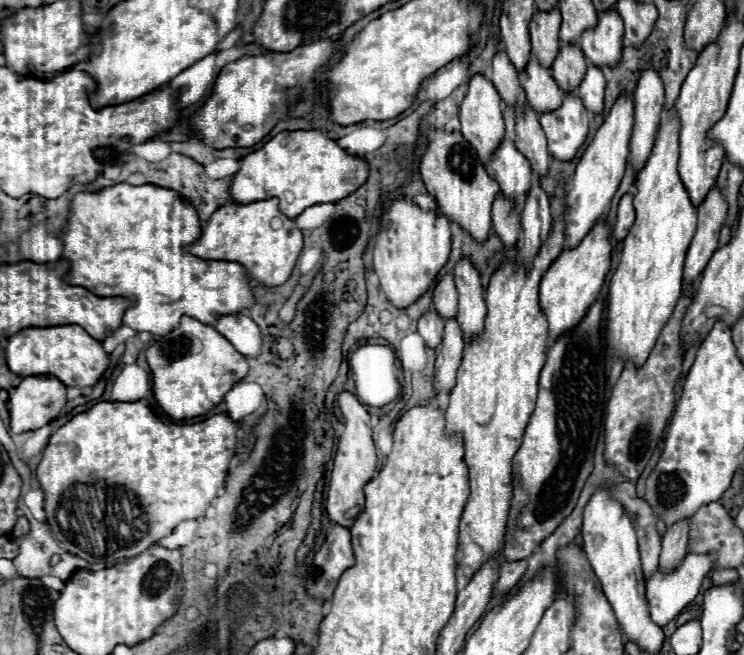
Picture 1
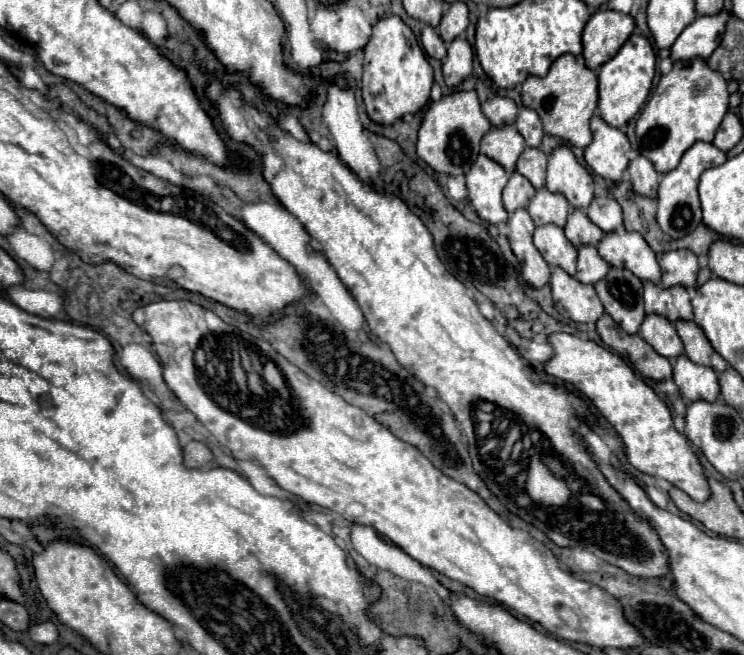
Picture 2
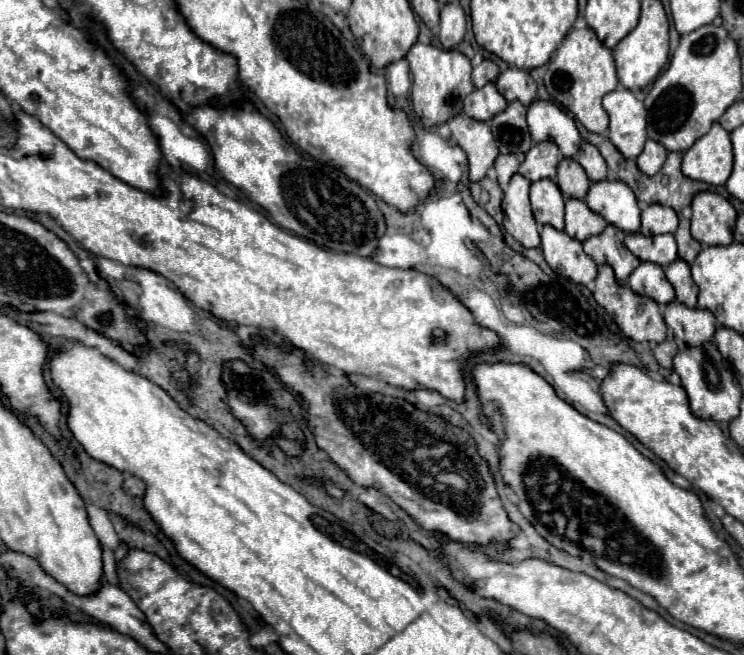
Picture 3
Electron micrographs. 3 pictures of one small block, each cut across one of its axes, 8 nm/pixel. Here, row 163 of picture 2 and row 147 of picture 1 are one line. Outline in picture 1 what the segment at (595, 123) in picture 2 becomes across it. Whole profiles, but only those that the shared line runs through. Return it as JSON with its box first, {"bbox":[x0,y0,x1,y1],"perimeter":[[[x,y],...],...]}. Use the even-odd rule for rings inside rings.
{"bbox":[564,94,634,248],"perimeter":[[[622,94],[610,108],[610,112],[604,116],[602,126],[596,130],[592,142],[584,150],[576,172],[570,180],[568,190],[568,214],[566,214],[566,240],[564,246],[572,248],[578,246],[578,242],[590,232],[592,224],[606,214],[606,208],[616,194],[620,180],[624,176],[626,158],[628,158],[628,142],[634,128],[634,96]]]}

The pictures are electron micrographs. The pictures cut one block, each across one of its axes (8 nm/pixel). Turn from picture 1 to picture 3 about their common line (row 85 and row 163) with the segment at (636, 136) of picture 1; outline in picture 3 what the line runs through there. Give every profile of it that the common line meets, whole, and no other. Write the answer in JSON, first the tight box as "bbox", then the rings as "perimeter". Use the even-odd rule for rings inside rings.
{"bbox":[636,140,668,176],"perimeter":[[[648,140],[642,154],[636,158],[636,162],[644,174],[652,176],[662,168],[666,156],[668,156],[668,150],[662,144],[656,144],[656,140]]]}

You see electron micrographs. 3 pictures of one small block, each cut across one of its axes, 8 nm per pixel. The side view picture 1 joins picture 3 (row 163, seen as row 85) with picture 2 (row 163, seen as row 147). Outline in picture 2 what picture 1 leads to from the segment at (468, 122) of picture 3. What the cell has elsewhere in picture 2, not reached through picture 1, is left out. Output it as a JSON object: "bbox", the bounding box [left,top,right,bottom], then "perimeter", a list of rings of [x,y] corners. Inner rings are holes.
{"bbox":[466,154,508,224],"perimeter":[[[480,154],[466,172],[468,196],[482,220],[490,224],[506,222],[506,210],[502,206],[502,188],[506,182],[508,172],[484,154]]]}

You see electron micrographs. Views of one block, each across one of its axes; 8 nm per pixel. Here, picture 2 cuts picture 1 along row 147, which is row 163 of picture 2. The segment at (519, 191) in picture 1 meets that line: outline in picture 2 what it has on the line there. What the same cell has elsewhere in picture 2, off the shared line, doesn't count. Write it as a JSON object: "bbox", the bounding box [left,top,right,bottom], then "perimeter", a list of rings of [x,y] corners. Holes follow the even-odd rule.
{"bbox":[480,124,524,172],"perimeter":[[[512,124],[502,128],[492,128],[482,136],[482,144],[480,144],[480,152],[496,160],[508,172],[514,172],[516,160],[522,150],[524,150],[524,138]]]}

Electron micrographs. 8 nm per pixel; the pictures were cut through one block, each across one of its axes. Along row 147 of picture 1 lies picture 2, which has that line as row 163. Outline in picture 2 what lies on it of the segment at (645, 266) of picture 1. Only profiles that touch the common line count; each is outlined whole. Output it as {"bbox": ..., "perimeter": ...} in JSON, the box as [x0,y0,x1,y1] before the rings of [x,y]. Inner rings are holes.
{"bbox":[636,58,728,174],"perimeter":[[[690,58],[674,62],[672,70],[664,74],[636,120],[638,150],[652,160],[654,168],[664,174],[678,166],[682,154],[698,140],[712,142],[714,134],[728,112],[728,84],[718,70],[712,70],[704,58]],[[692,88],[704,88],[702,96],[696,96]]]}

